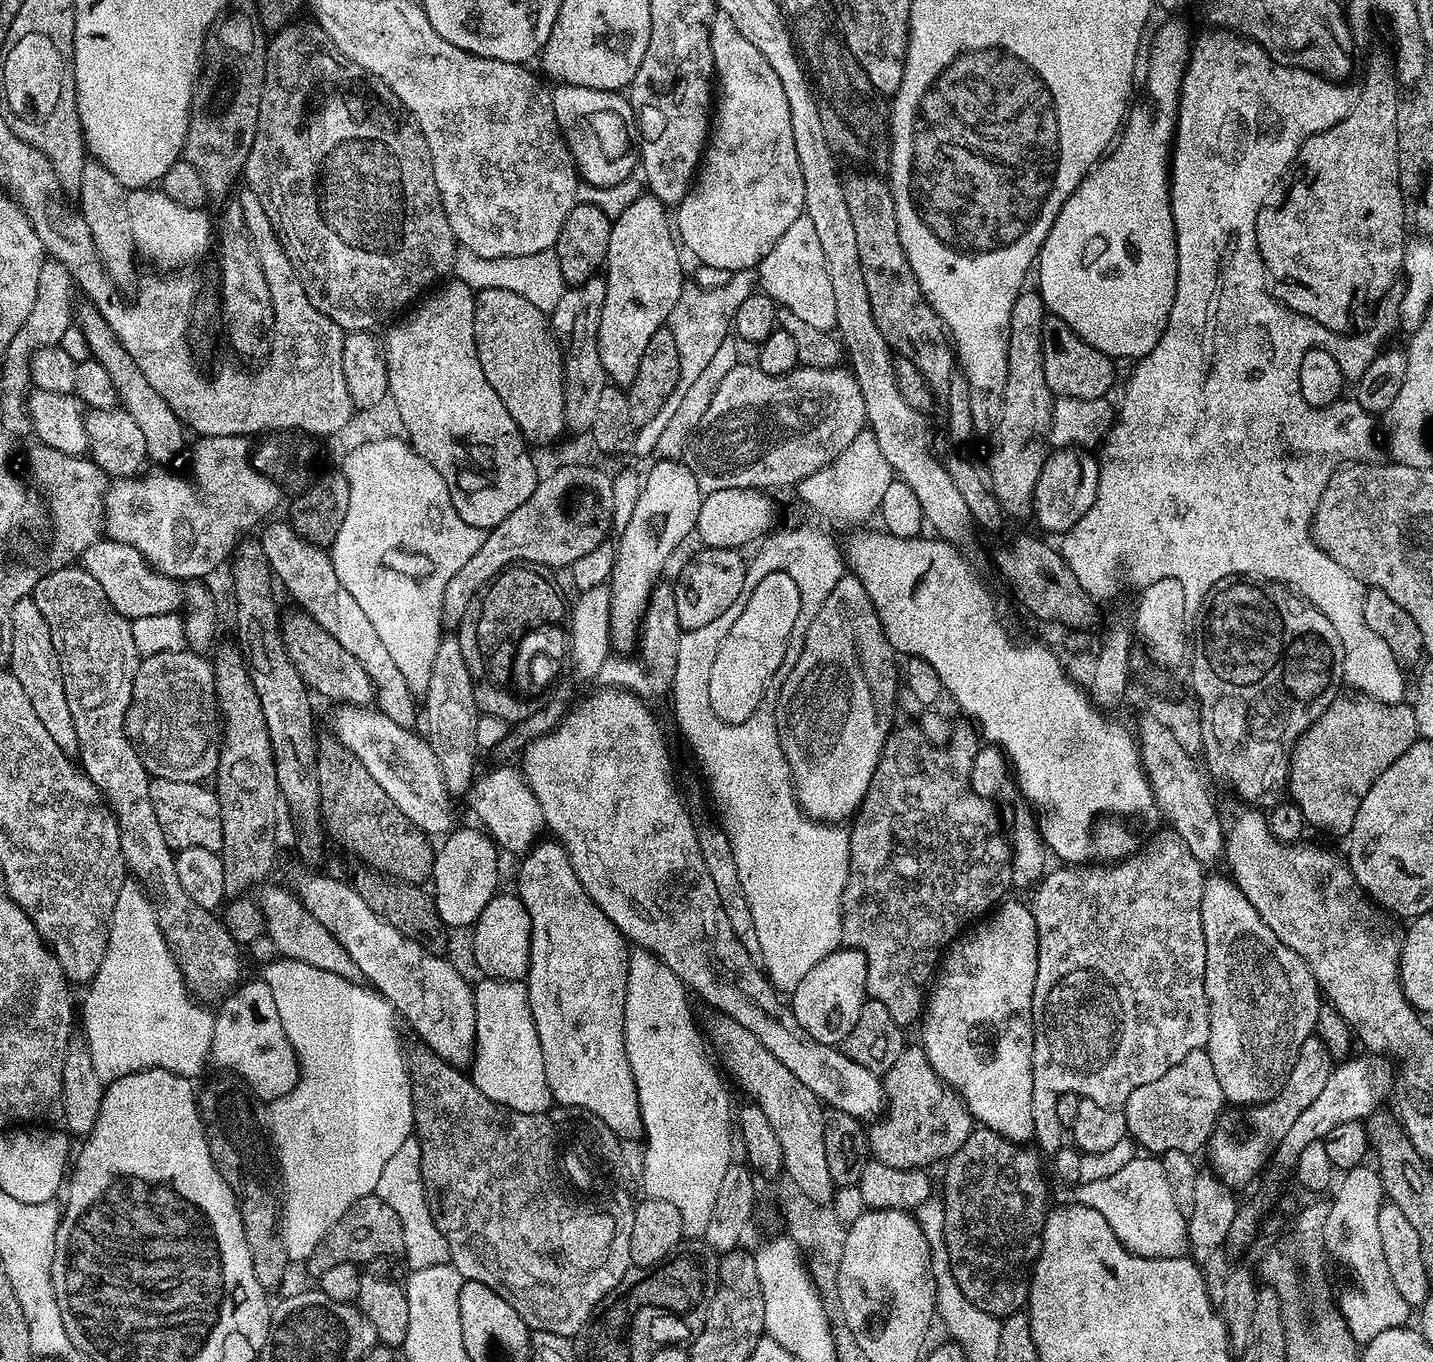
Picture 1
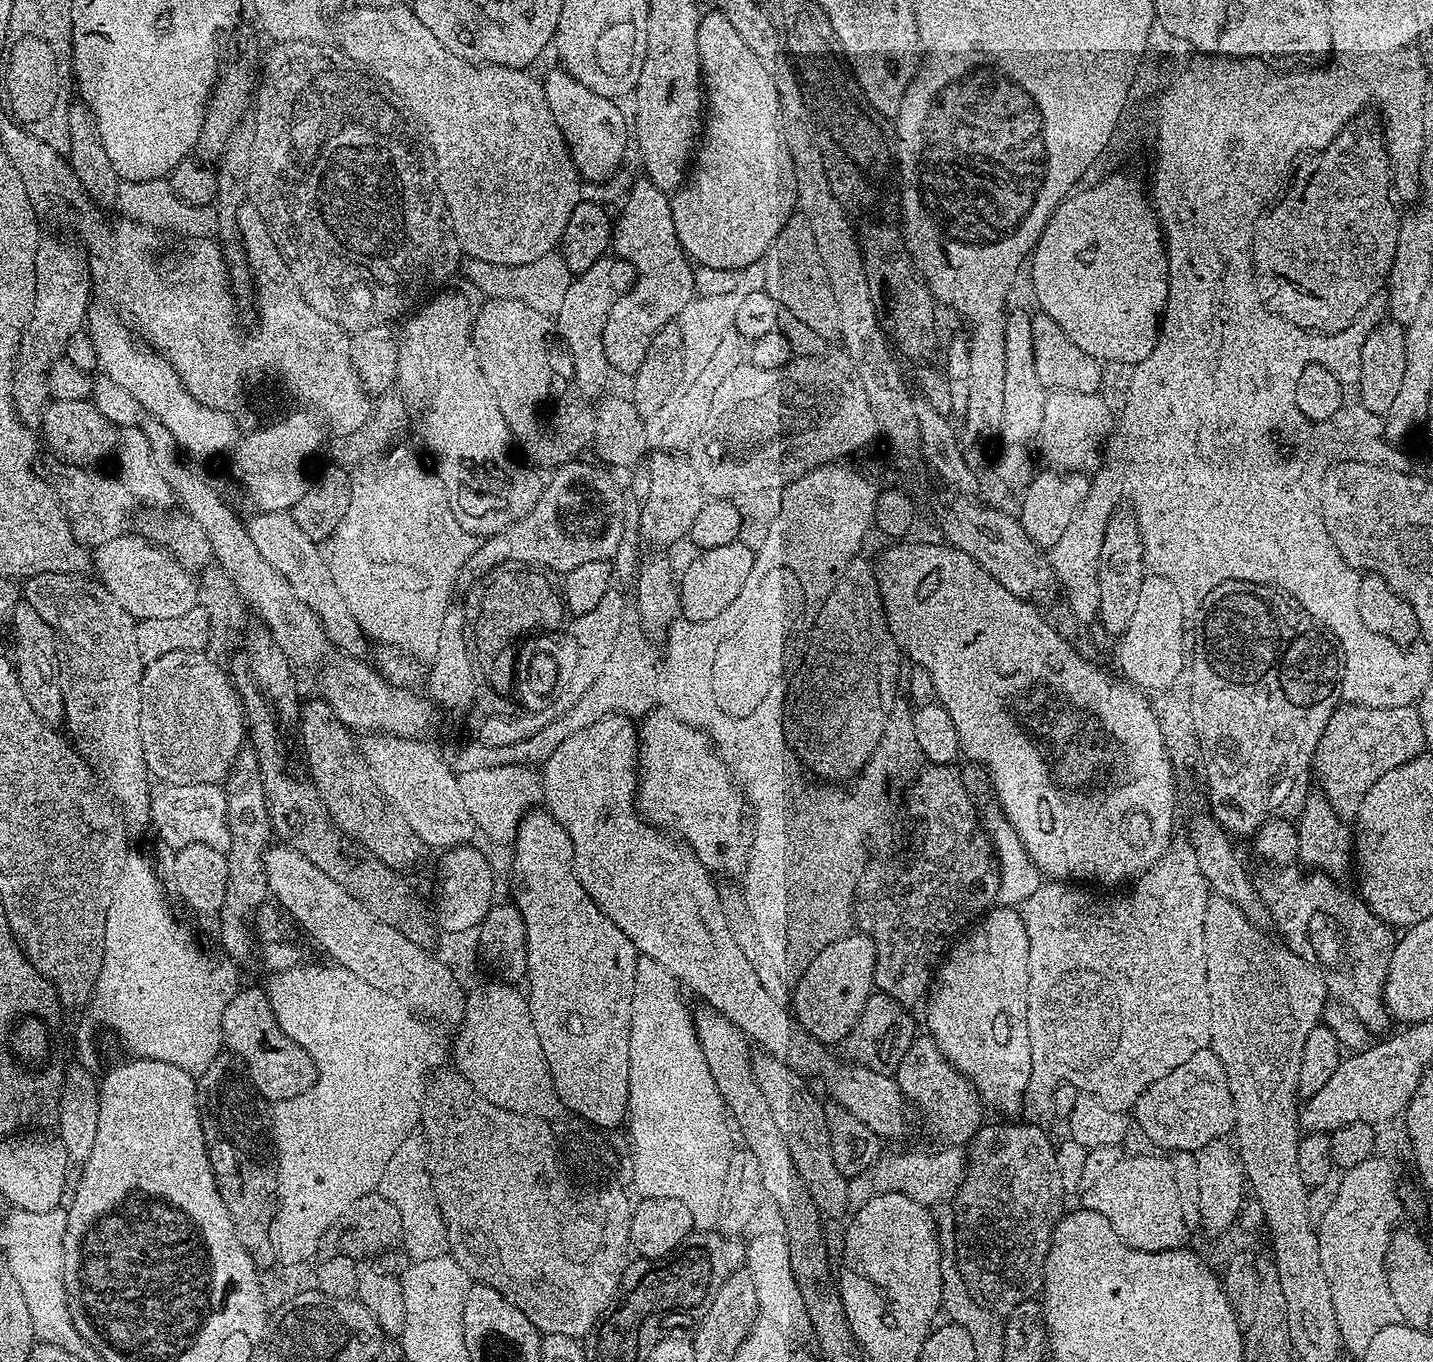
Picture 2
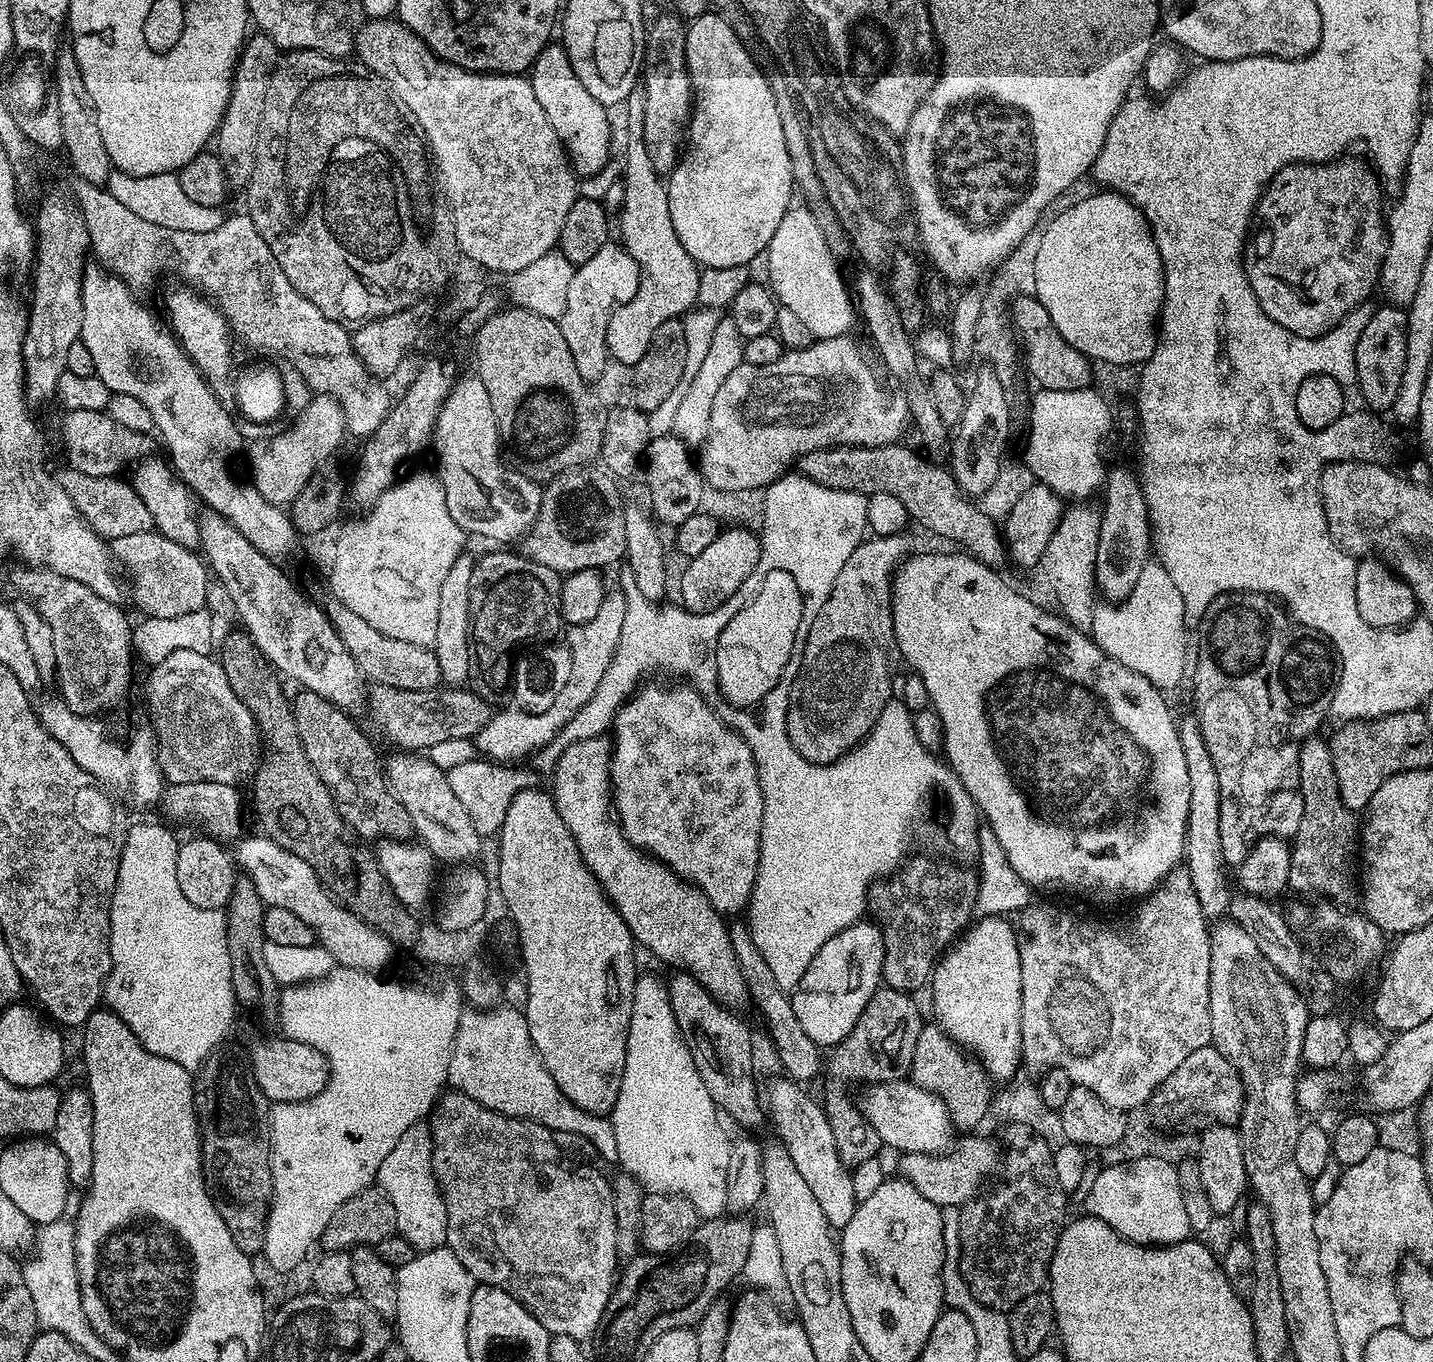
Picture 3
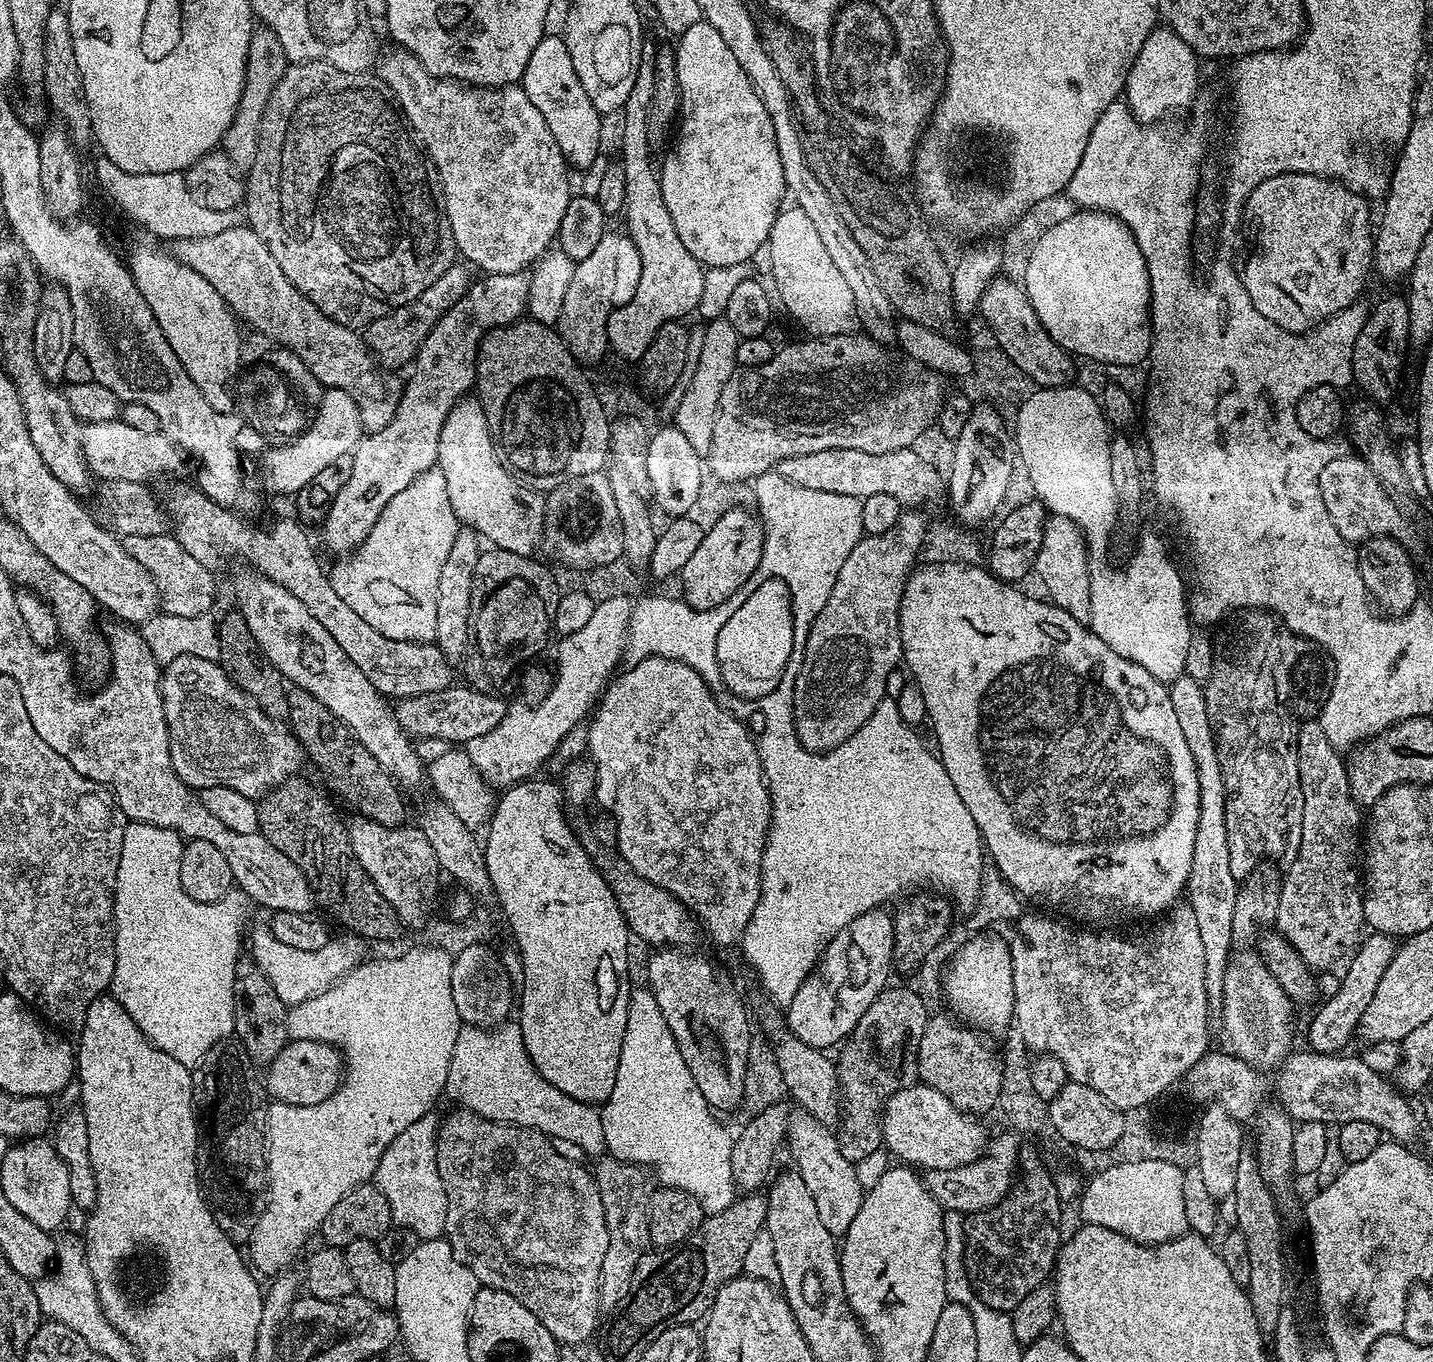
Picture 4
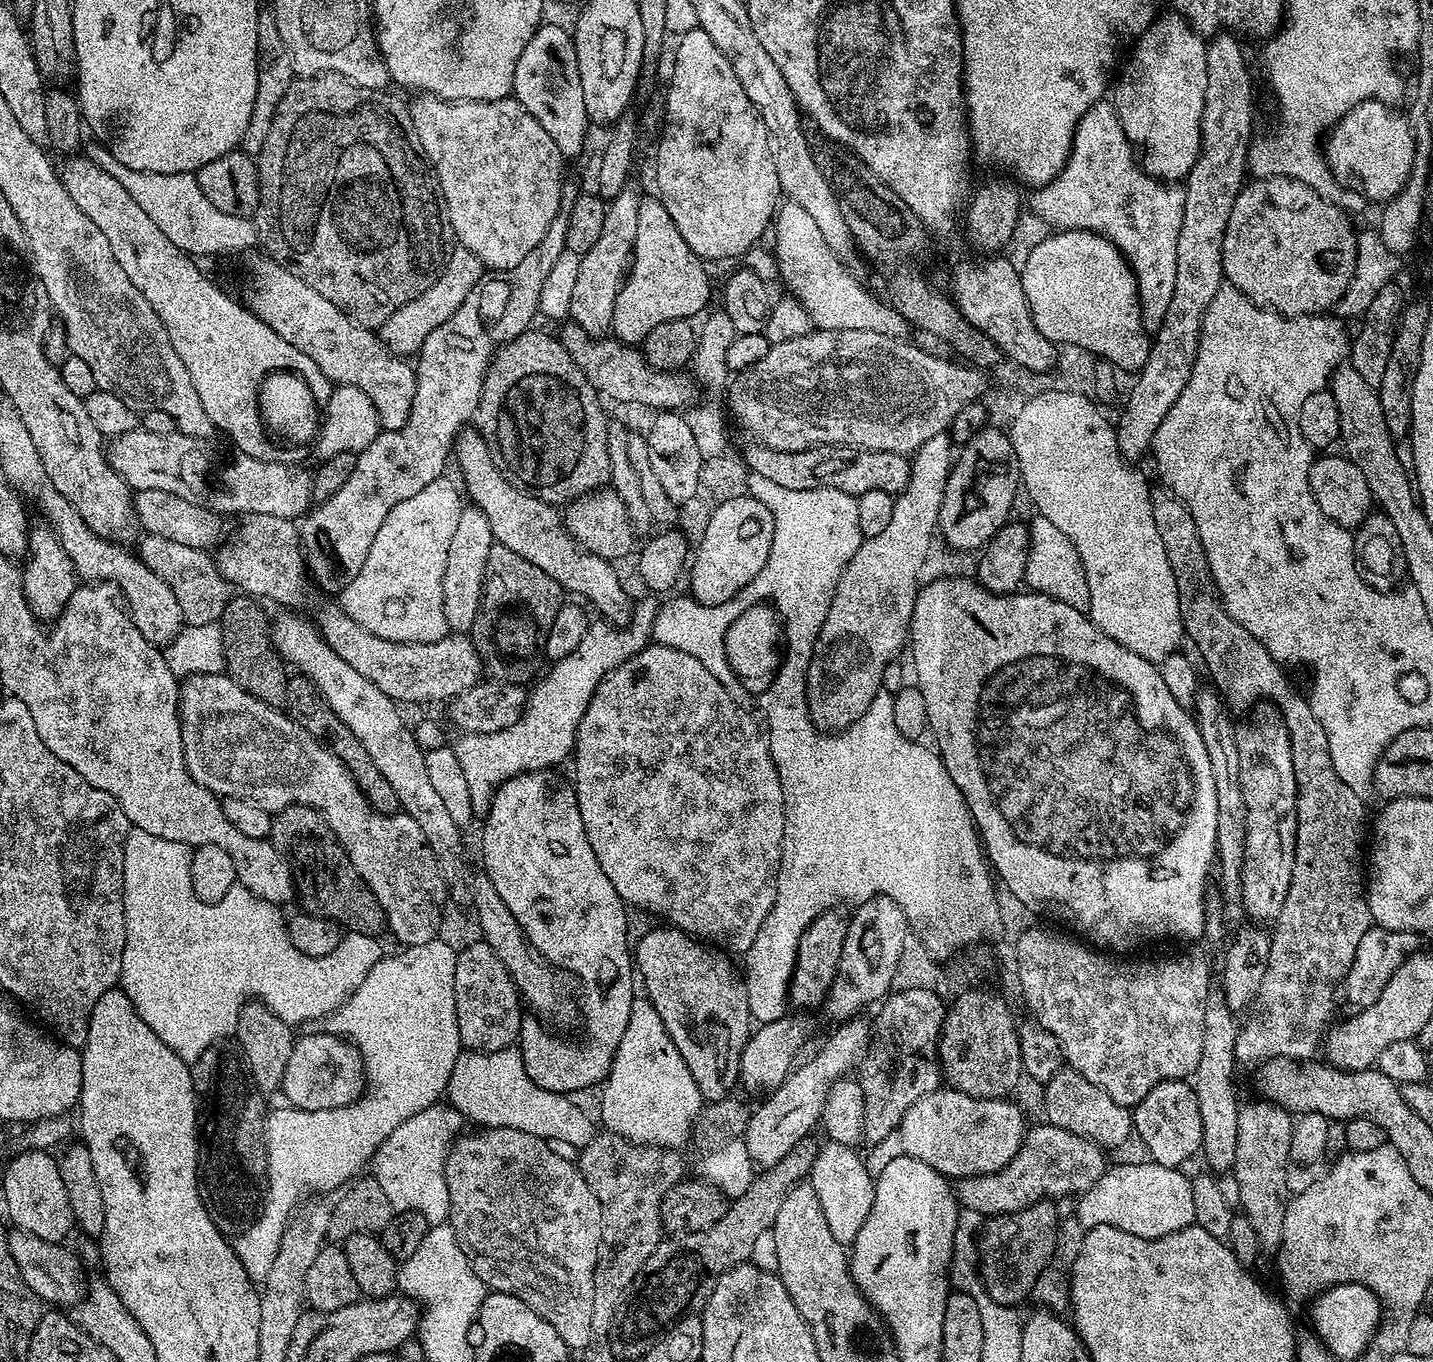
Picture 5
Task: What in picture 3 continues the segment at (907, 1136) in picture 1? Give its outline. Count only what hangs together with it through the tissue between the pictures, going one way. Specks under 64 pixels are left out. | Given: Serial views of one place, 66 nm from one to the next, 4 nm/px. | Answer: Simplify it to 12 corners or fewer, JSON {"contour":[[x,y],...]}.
{"contour":[[925,1023],[910,1079],[974,1130],[994,1093],[984,1065]]}

